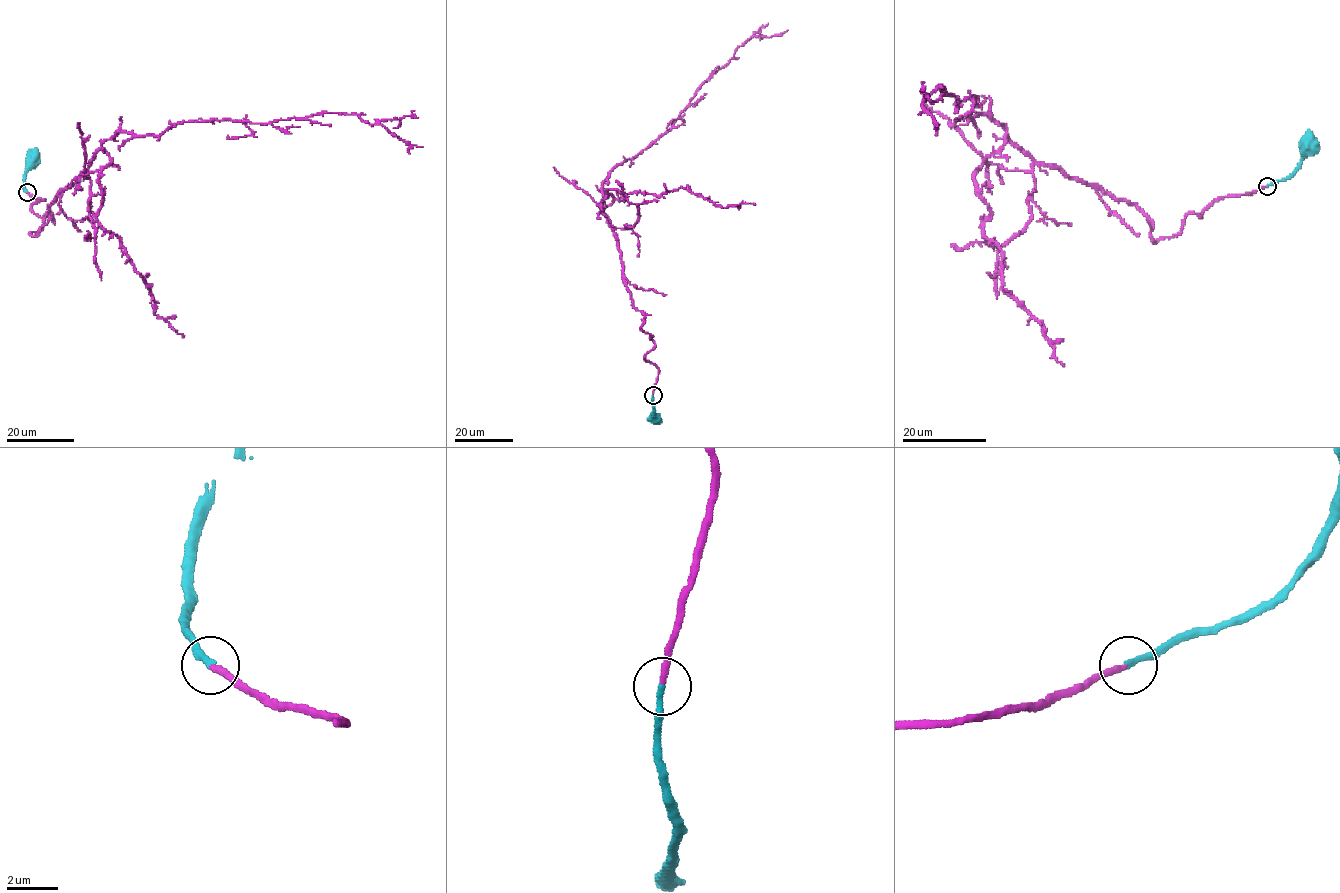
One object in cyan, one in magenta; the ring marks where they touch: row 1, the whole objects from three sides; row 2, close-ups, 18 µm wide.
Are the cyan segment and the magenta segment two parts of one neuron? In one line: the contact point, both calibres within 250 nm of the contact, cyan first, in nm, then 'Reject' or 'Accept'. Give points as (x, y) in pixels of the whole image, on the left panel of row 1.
Place: (27, 192). Thickness 240 nm (cyan) against 240 nm. Accept

